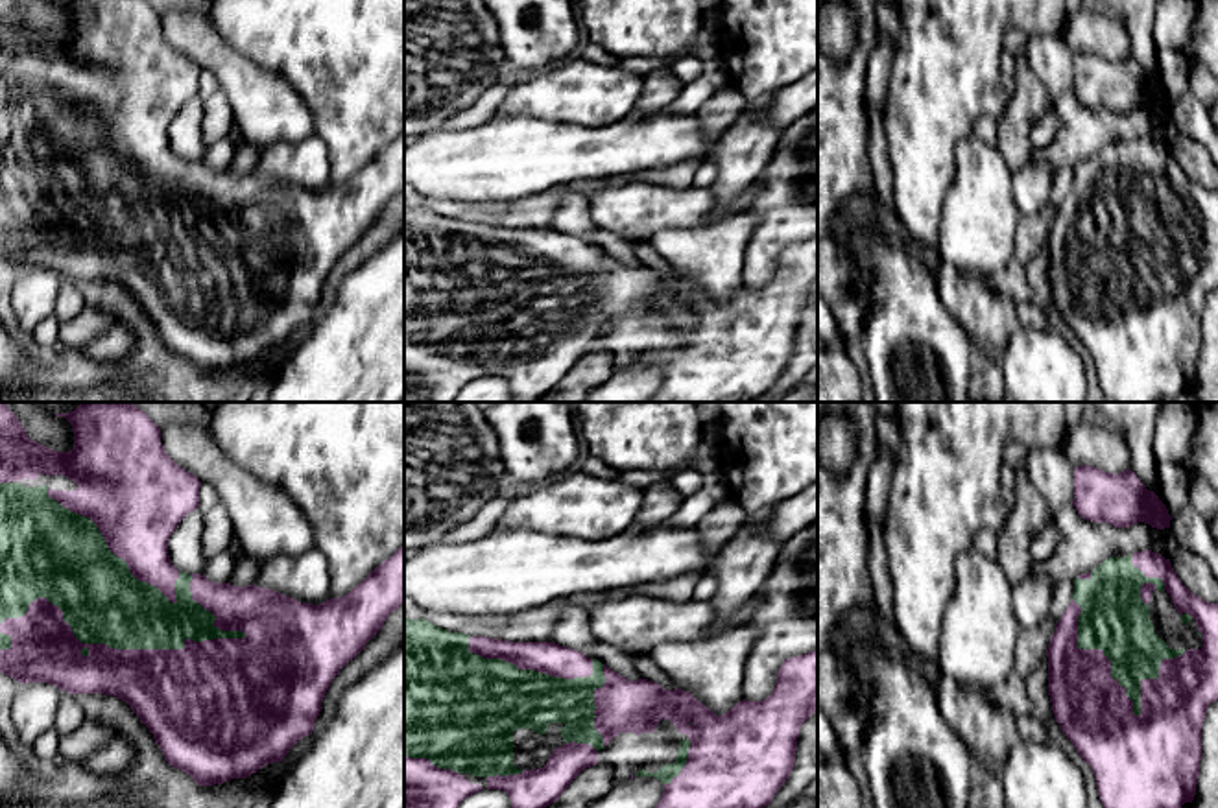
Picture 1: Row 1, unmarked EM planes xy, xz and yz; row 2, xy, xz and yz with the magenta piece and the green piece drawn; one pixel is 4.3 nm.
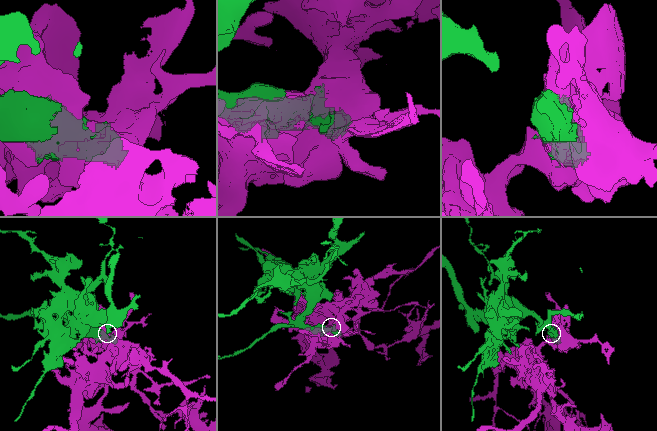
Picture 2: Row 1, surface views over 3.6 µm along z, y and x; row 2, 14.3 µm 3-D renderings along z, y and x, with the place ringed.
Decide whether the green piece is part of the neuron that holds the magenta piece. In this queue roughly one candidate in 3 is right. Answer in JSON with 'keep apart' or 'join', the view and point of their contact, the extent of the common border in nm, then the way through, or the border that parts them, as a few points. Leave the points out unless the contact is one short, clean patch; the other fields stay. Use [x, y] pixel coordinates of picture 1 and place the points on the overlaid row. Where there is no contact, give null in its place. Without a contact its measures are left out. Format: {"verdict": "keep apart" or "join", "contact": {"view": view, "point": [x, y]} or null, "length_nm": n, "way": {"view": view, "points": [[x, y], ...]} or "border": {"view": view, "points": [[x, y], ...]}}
{"verdict": "join", "contact": {"view": "xy", "point": [119, 650]}, "length_nm": 1050}

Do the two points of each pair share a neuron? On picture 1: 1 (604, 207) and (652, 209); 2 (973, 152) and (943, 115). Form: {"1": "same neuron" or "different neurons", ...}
{"1": "same neuron", "2": "different neurons"}

